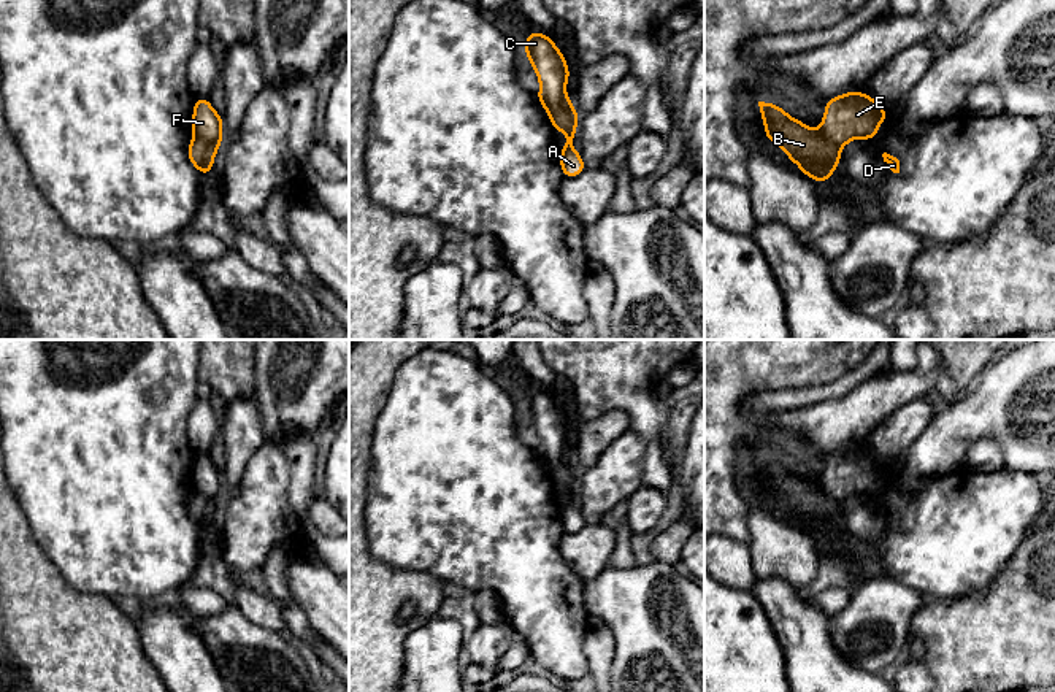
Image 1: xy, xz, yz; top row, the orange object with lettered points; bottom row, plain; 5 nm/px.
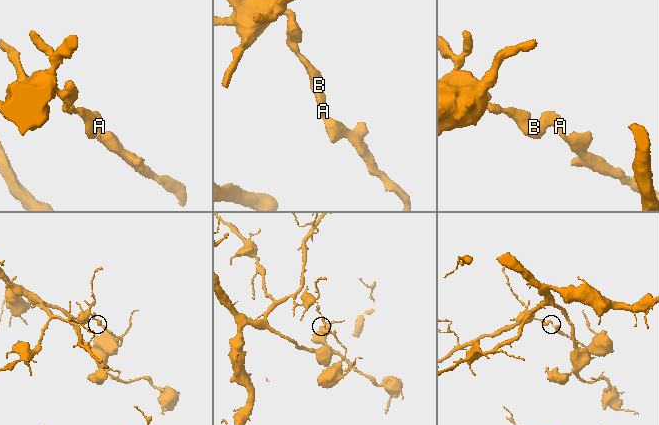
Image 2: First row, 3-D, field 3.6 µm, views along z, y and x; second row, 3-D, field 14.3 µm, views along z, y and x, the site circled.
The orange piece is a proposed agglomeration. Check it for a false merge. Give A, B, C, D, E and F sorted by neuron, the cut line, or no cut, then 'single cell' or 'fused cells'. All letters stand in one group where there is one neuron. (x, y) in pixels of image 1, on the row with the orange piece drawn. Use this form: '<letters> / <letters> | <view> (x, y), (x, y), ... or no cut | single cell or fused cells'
A D E F / B C | xz (570, 100), (549, 118) | fused cells

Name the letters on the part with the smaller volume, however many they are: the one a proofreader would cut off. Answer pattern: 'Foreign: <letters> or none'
Foreign: A, D, E, F

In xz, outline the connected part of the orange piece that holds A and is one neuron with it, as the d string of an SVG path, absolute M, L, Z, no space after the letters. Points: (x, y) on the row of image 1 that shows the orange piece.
M568 102L554 116L549 117L554 130L563 132L566 135L566 144L558 149L560 168L565 178L579 176L585 170L585 163L581 157L581 152L577 152L573 148L573 140L576 138L577 119L579 113L576 111L571 102Z

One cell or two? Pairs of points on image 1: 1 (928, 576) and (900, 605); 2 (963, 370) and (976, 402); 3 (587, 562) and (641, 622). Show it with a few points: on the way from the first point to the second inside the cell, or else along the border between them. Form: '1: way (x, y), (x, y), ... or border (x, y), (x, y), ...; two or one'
1: border (889, 575), (922, 595); two
2: border (993, 357), (966, 391); two
3: border (608, 564), (584, 583); two

